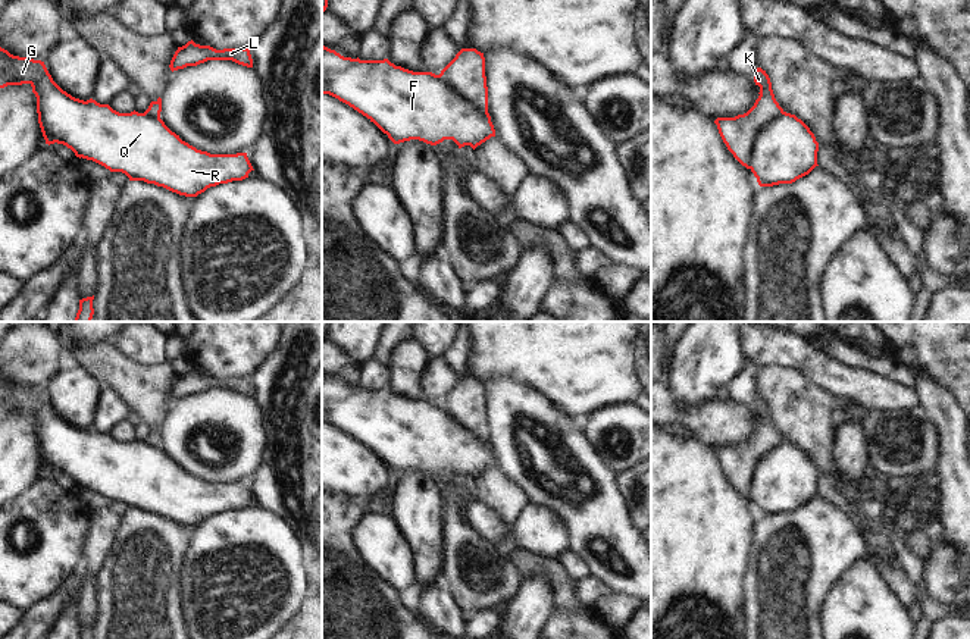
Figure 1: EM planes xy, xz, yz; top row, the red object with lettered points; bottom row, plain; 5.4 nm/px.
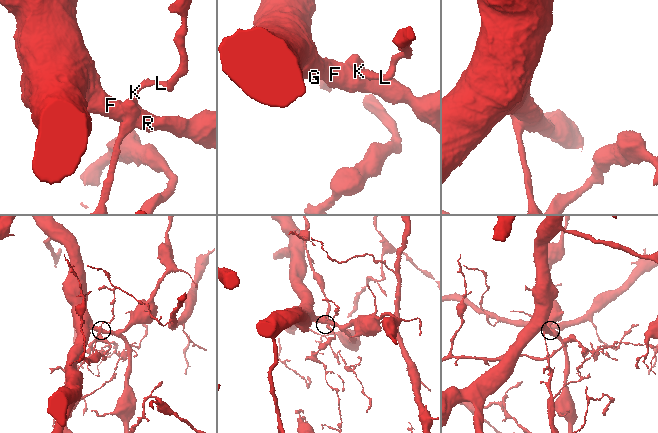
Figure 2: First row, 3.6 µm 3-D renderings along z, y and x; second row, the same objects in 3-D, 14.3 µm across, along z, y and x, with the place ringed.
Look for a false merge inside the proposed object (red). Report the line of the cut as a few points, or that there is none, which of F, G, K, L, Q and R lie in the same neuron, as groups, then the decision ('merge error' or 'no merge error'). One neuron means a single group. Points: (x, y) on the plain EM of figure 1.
cut in yz along (784, 441), (770, 447), (760, 457), (751, 479), (750, 497); F G Q R / K L; merge error

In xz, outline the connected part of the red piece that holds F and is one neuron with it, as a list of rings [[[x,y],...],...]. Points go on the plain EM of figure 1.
[[[322,375],[322,423],[348,433],[394,473],[453,469],[473,479],[495,466],[491,445],[460,426],[432,401],[413,401],[388,388],[344,386]]]

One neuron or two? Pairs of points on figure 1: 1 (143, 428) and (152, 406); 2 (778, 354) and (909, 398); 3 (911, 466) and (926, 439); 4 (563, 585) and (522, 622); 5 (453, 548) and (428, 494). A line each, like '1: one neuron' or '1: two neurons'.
1: two neurons
2: one neuron
3: one neuron
4: two neurons
5: two neurons

